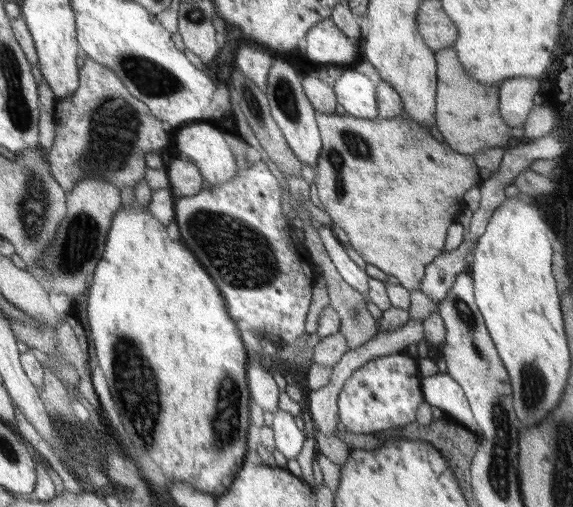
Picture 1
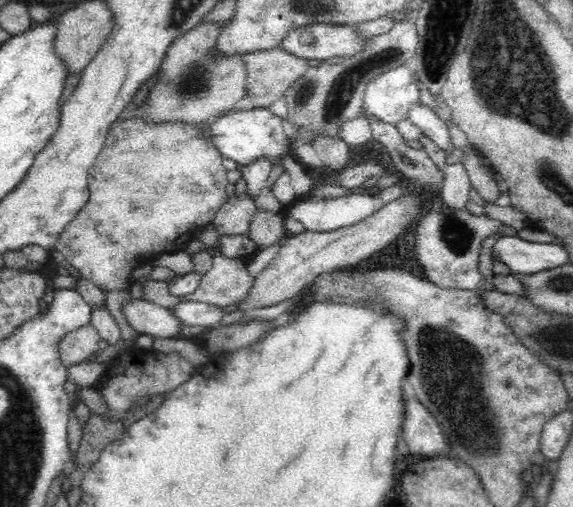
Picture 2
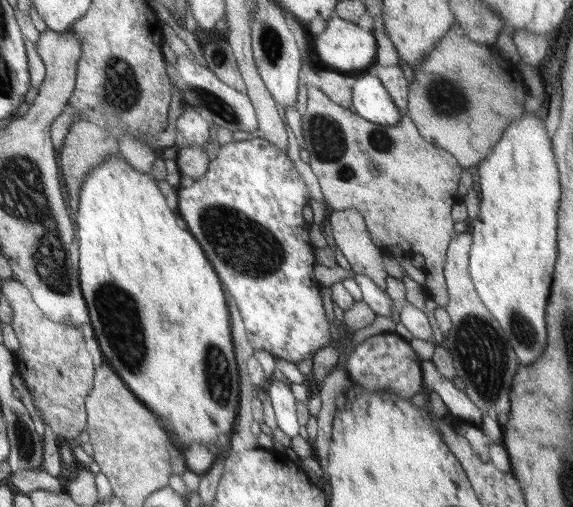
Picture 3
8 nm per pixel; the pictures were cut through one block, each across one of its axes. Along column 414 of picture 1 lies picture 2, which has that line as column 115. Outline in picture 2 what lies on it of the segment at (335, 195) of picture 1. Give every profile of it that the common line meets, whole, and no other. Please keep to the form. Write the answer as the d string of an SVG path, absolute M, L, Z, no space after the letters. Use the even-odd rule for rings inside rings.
M125 115L121 120L112 124L102 152L96 158L96 162L88 169L87 184L89 198L86 204L78 210L77 215L65 226L65 229L59 236L58 242L55 244L56 250L80 272L82 277L92 282L92 284L99 286L105 292L129 289L133 283L131 274L133 269L143 264L146 260L149 260L149 258L154 258L154 256L182 252L184 250L183 246L196 237L203 226L206 226L208 222L213 222L216 212L227 201L225 190L229 184L227 182L227 175L214 174L214 172L224 172L222 159L223 157L220 151L212 143L210 135L206 135L206 129L204 128L178 123L164 124L164 126L147 126L142 119L136 118L134 115Z

